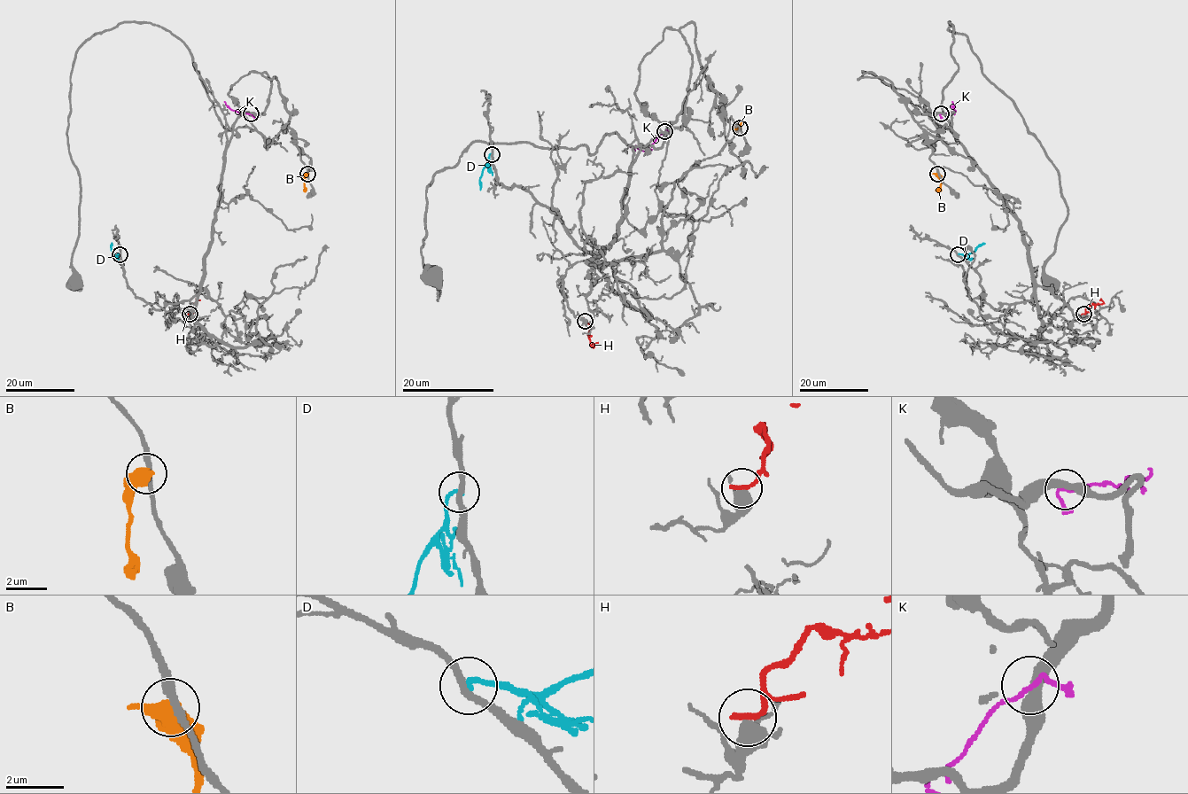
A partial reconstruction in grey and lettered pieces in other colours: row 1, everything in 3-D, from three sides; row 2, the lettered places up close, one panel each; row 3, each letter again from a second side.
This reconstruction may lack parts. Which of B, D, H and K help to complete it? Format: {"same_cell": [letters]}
{"same_cell": []}

